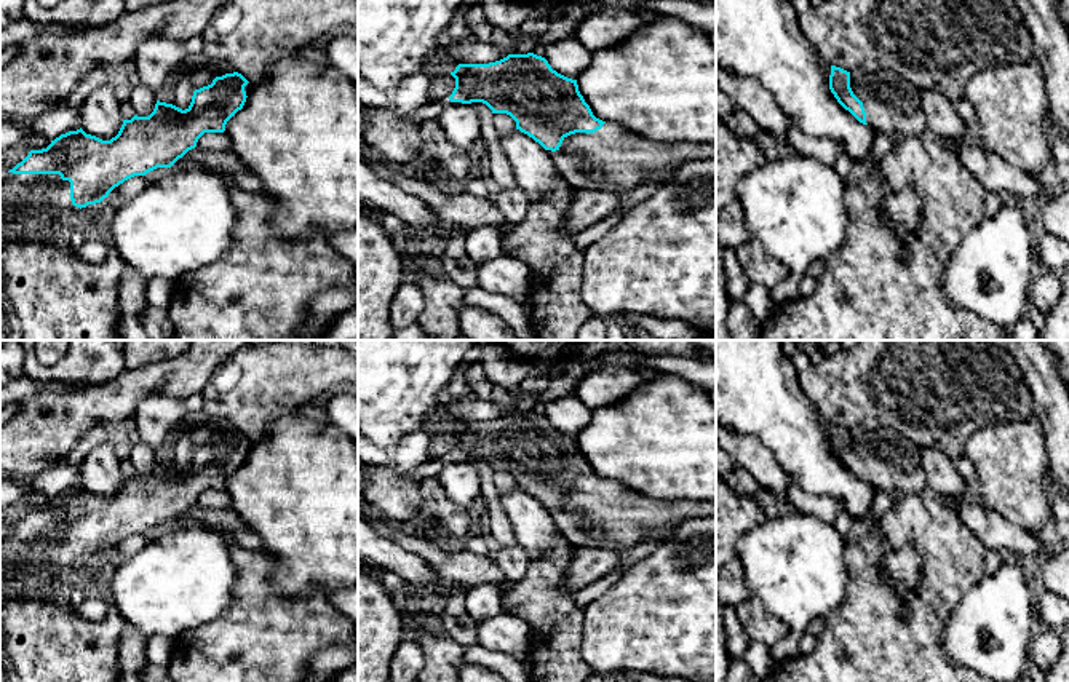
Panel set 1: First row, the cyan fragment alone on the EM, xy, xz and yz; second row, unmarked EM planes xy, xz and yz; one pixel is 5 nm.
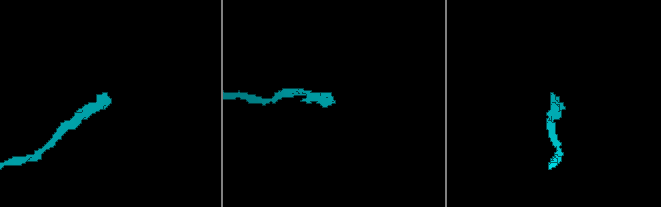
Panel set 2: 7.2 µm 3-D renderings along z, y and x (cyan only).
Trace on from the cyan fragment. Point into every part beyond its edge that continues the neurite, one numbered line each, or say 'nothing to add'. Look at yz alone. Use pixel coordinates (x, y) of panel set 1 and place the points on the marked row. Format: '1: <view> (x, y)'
1: yz (892, 104)

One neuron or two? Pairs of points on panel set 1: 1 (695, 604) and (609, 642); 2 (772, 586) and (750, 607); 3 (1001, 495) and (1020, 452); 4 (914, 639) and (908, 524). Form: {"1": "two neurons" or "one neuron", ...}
{"1": "one neuron", "2": "two neurons", "3": "one neuron", "4": "one neuron"}

